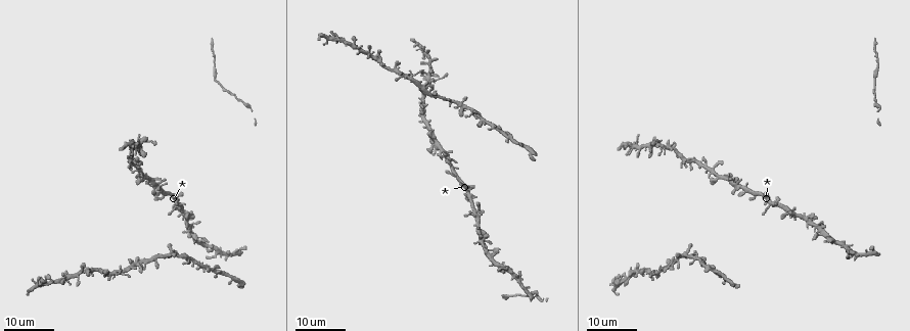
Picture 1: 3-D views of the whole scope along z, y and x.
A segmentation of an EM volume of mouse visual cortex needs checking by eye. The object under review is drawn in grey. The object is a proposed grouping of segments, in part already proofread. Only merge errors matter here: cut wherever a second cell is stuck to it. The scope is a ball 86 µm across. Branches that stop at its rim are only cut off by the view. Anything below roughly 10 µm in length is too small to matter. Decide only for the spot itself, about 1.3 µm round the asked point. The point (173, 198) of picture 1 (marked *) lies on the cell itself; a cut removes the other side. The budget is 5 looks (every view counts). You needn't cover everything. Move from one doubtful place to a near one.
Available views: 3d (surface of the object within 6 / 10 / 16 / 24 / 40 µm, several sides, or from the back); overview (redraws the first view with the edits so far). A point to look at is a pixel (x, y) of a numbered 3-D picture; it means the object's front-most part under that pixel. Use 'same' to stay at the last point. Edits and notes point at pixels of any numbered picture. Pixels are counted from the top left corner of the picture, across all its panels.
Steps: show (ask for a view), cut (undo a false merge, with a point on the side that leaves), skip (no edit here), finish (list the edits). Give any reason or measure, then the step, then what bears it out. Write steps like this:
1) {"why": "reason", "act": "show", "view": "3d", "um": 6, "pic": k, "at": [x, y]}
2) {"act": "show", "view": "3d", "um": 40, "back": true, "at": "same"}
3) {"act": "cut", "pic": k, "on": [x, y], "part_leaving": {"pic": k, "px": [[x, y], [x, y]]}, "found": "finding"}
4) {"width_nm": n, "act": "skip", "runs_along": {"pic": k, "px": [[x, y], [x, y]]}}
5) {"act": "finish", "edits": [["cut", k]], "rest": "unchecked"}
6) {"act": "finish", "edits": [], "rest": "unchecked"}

{"act": "show", "view": "3d", "um": 16, "pic": 1, "at": [194, 224]}

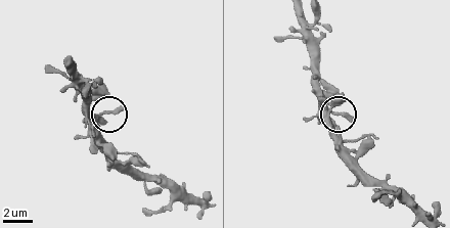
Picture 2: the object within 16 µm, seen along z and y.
{"act": "show", "view": "3d", "um": 6, "pic": 2, "at": [336, 115]}

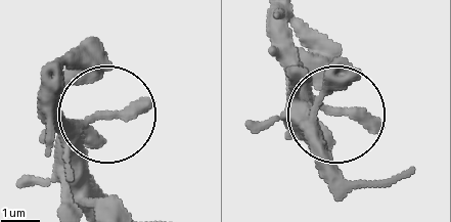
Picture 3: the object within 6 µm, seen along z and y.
{"act": "skip", "found": "all the same cell"}

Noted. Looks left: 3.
{"why": "four or more arms meet", "act": "show", "view": "3d", "um": 24, "pic": 1, "at": [462, 105]}

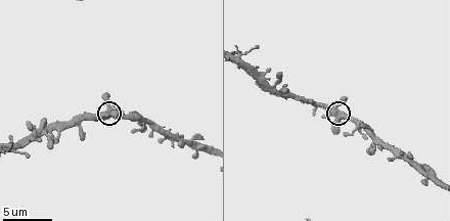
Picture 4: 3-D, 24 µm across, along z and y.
{"why": "zoom in", "act": "show", "view": "3d", "um": 6, "pic": 4, "at": [341, 114]}

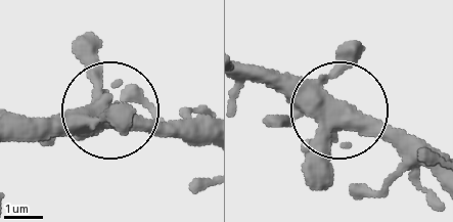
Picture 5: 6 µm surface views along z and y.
{"act": "skip", "found": "one cell here"}

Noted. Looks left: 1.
{"act": "finish", "edits": [], "rest": "unchecked"}

